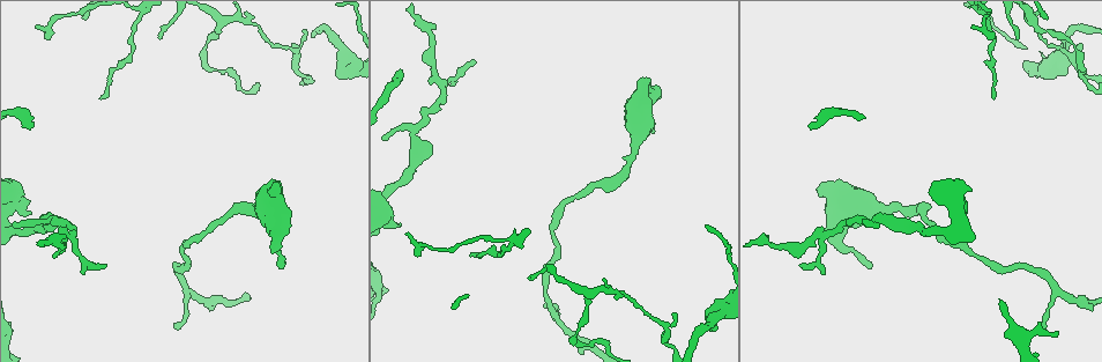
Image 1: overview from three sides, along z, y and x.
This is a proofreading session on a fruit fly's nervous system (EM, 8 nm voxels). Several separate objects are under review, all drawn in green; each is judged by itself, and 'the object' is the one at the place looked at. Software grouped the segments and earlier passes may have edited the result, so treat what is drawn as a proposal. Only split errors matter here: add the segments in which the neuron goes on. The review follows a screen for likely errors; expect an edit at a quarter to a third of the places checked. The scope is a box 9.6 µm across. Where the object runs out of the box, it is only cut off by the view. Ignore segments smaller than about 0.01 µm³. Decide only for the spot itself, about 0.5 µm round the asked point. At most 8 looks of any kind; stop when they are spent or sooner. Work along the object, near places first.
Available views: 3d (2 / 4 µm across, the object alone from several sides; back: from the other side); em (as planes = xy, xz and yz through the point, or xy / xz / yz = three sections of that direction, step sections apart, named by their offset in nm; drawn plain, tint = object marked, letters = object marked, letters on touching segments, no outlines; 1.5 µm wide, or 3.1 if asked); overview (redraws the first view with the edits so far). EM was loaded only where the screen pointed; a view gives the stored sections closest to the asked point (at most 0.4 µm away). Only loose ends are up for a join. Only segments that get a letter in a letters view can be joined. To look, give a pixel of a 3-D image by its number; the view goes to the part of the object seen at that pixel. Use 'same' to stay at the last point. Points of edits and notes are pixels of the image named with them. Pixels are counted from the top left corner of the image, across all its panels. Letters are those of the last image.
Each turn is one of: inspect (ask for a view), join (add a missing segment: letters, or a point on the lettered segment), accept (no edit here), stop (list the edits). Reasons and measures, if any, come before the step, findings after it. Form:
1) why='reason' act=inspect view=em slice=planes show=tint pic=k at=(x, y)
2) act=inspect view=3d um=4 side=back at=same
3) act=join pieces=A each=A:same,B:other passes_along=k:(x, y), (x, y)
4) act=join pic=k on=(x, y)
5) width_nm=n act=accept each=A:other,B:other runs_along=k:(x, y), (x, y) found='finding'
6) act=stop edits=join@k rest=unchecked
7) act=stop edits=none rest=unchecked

act=inspect view=3d um=2 pic=1 at=(653, 131)

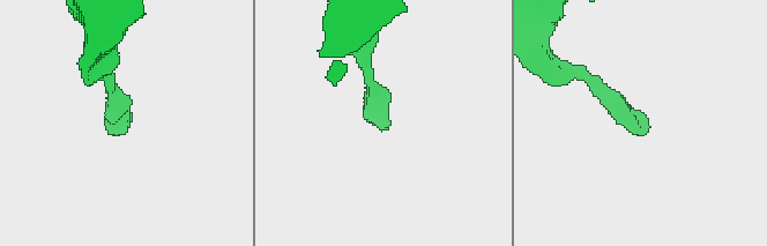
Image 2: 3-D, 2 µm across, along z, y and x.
why='shape alone is not enough' act=inspect view=em slice=xy step=4 show=letters pic=2 at=(639, 133)

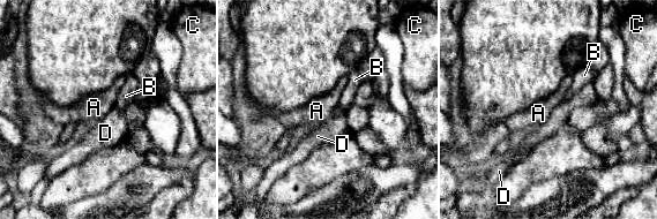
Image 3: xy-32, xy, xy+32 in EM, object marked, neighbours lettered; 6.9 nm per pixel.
why='another direction' act=inspect view=em slice=planes show=letters at=same

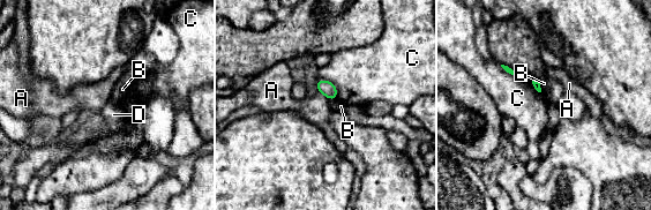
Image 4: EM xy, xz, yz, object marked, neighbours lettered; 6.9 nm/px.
act=accept each=A:other,B:other,C:other,D:other border=4:(317, 79), (336, 87), (337, 99) found='none of them fits'

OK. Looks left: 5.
why='stops while still wide' act=inspect view=3d um=2 side=back pic=1 at=(649, 82)

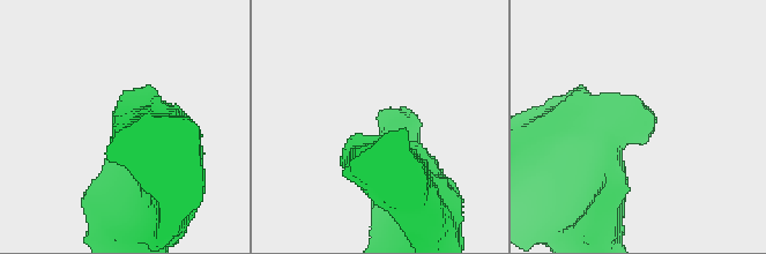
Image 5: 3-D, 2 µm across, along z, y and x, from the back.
act=inspect view=em slice=xy step=8 show=letters pic=5 at=(645, 107)

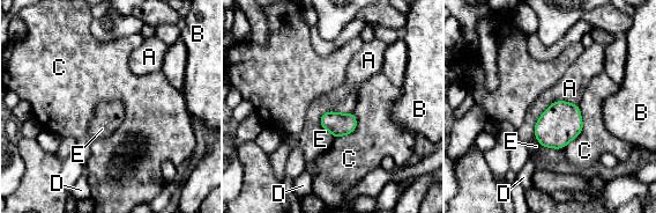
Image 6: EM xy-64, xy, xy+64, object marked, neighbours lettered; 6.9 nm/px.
act=inspect view=em slice=planes show=letters at=same

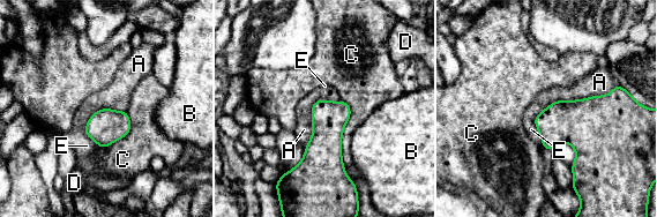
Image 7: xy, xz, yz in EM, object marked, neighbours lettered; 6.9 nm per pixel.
act=accept each=A:other,B:other,C:other,D:other,E:other found='none of them fits'

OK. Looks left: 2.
why='branch stops here' act=inspect view=em slice=planes show=letters pic=1 at=(402, 71)

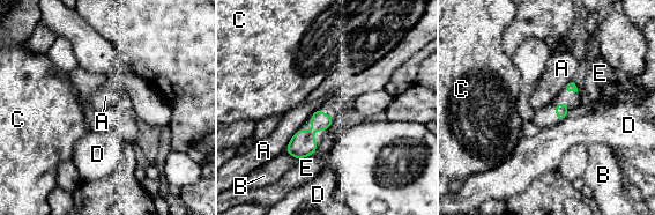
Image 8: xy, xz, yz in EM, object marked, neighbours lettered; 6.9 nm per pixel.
act=accept each=A:other,B:other,C:other,D:other,E:other border=8:(299, 127), (284, 150) found='none of them fits'

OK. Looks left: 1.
act=stop edits=none rest=unchecked

